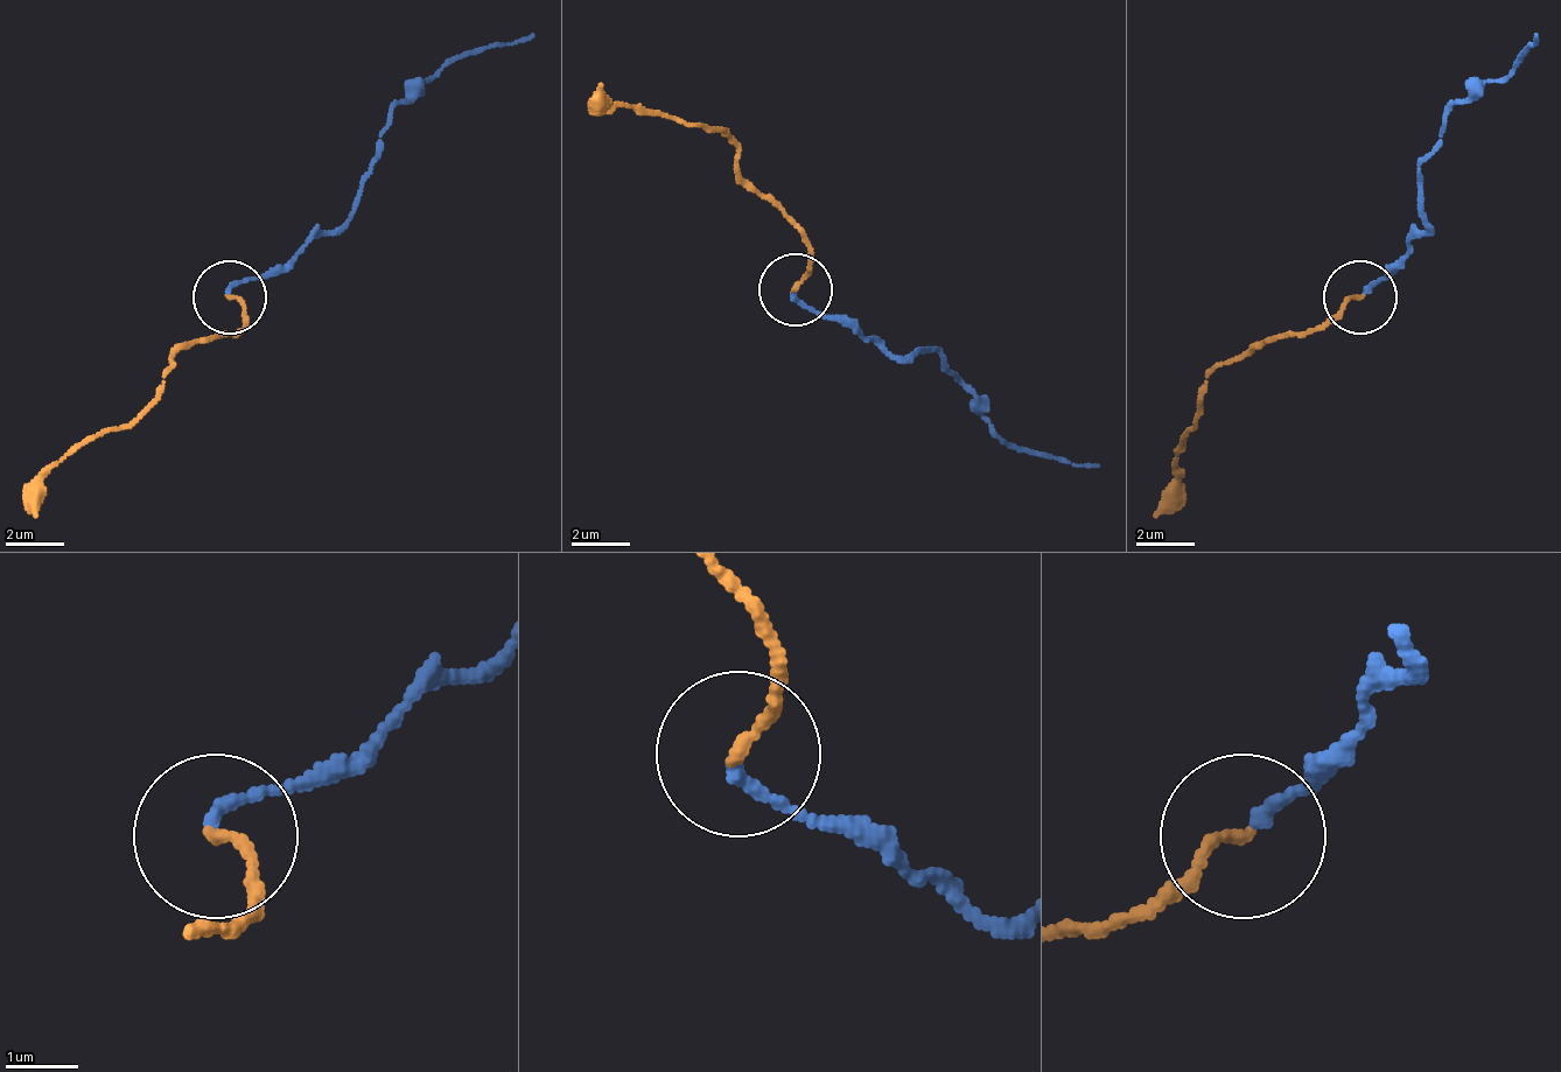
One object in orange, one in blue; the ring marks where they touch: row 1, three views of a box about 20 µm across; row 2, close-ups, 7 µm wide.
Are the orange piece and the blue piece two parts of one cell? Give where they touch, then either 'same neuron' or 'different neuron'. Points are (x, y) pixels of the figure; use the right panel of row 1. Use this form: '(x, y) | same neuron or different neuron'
(1360, 296) | same neuron

